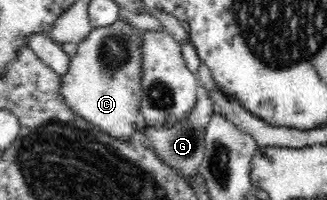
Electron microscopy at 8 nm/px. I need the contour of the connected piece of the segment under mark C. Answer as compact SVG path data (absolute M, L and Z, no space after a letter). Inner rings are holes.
M123 19L107 27L92 28L91 33L78 43L69 71L62 76L62 92L67 106L112 138L132 137L135 123L141 120L143 34L143 30Z

